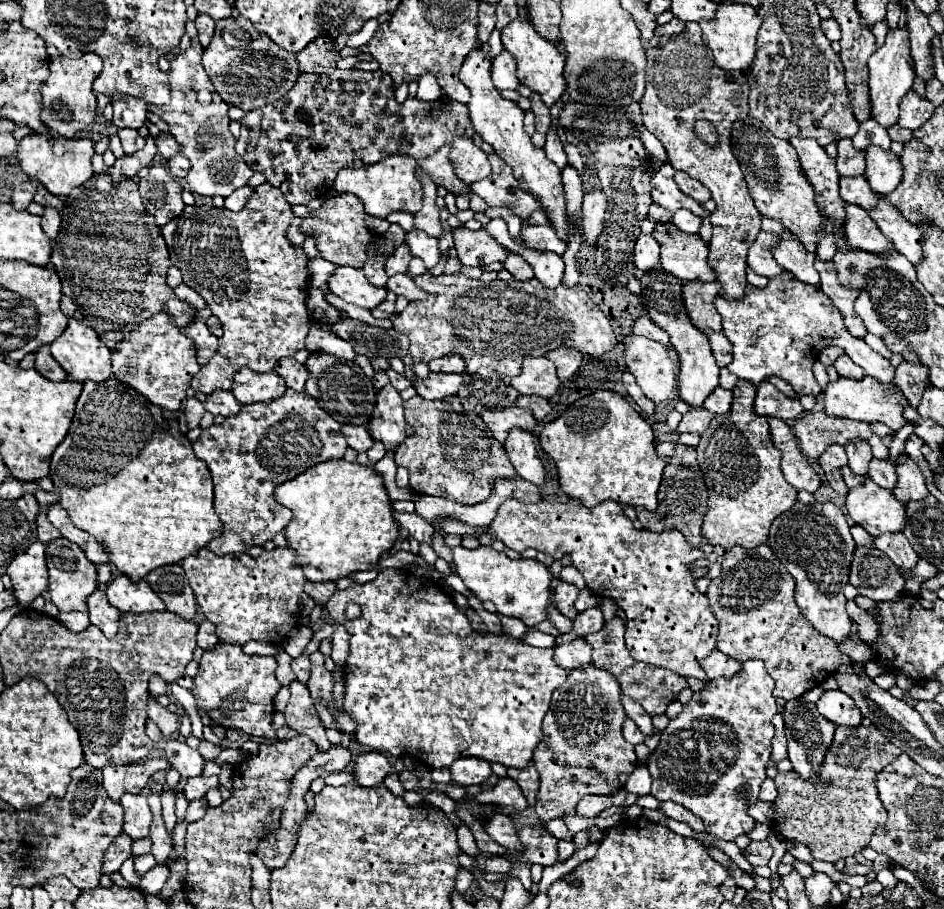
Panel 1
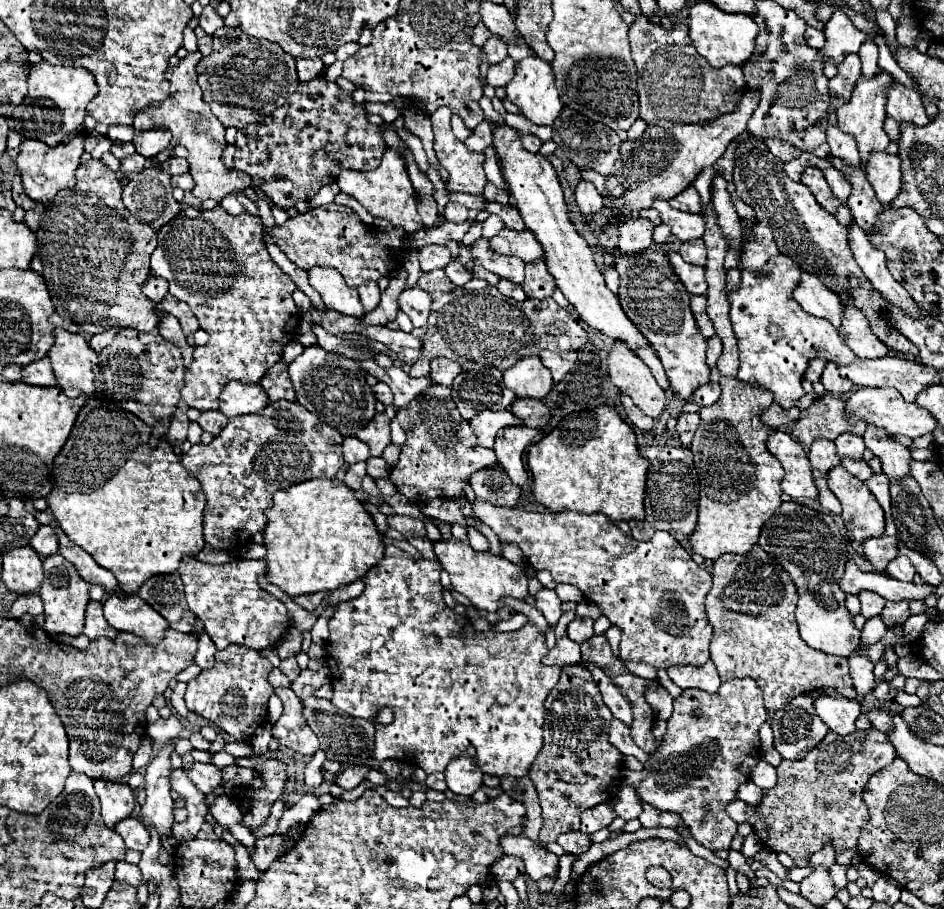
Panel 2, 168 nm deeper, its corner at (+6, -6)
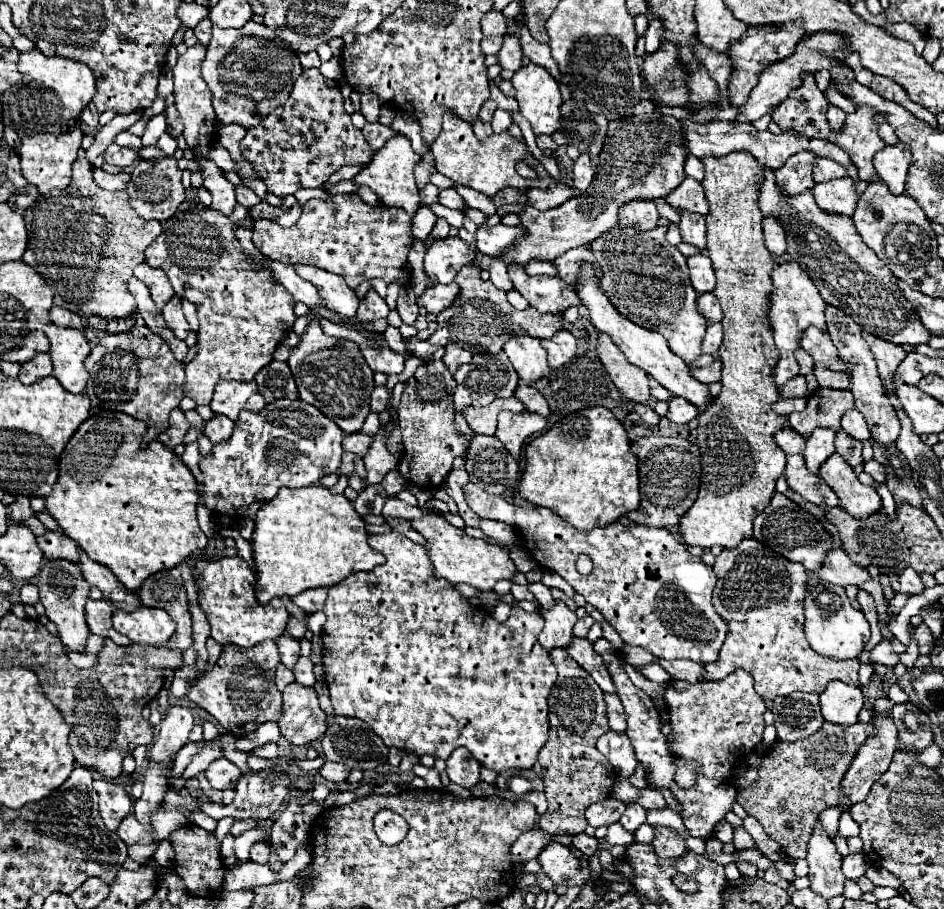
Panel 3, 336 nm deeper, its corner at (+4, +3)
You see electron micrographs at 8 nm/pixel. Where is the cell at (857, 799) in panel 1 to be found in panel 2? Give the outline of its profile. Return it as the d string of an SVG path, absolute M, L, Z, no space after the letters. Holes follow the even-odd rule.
M870 727L868 731L860 731L856 729L854 733L842 737L842 735L834 735L834 733L828 733L820 747L816 747L816 751L810 751L804 759L796 761L796 763L788 763L788 761L782 761L776 769L778 769L778 783L764 791L764 799L760 805L754 805L754 807L748 807L748 823L754 827L758 839L762 841L764 847L780 853L788 853L794 863L798 867L806 867L810 857L824 849L826 843L832 843L836 853L840 851L852 851L856 849L858 845L858 837L860 837L860 831L862 827L868 823L868 807L864 805L864 799L862 799L862 789L864 785L868 783L868 779L882 771L886 765L890 765L896 757L896 751L892 747L892 743L888 741L888 737Z

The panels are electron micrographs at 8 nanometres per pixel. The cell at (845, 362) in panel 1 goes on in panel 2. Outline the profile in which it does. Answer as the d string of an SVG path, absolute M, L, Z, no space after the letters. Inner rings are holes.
M828 361L828 365L826 365L820 381L822 381L822 385L826 387L826 391L830 391L830 393L842 393L842 395L846 395L846 393L850 393L850 391L854 389L852 381L844 379L844 377L838 373L838 365L832 363L832 361Z

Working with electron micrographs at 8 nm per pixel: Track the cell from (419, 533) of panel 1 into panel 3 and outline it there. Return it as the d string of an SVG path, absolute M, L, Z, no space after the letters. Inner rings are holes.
M388 498L386 504L384 504L382 516L384 516L384 518L404 518L404 520L414 520L414 518L424 516L424 512L420 510L420 506L406 504L406 502L398 500L398 498Z

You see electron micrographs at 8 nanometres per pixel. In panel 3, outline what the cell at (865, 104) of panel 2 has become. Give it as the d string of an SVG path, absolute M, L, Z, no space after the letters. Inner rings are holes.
M856 110L848 114L846 124L836 134L836 146L840 146L858 168L858 178L864 182L872 182L876 178L876 170L872 166L872 158L882 146L882 138L878 136L878 126L872 122L874 110Z

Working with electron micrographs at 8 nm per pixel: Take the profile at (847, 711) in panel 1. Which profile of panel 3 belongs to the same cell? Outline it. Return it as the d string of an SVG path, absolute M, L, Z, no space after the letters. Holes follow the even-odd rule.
M830 682L828 688L820 694L820 710L826 722L854 724L862 706L864 696L860 688L848 686L844 682Z

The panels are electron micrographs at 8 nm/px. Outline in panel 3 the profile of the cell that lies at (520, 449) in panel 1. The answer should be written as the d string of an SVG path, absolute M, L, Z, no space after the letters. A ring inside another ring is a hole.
M502 412L498 414L498 430L496 436L498 440L508 448L508 452L514 456L514 460L520 460L520 450L522 444L542 432L546 426L546 418L532 414L532 412Z

